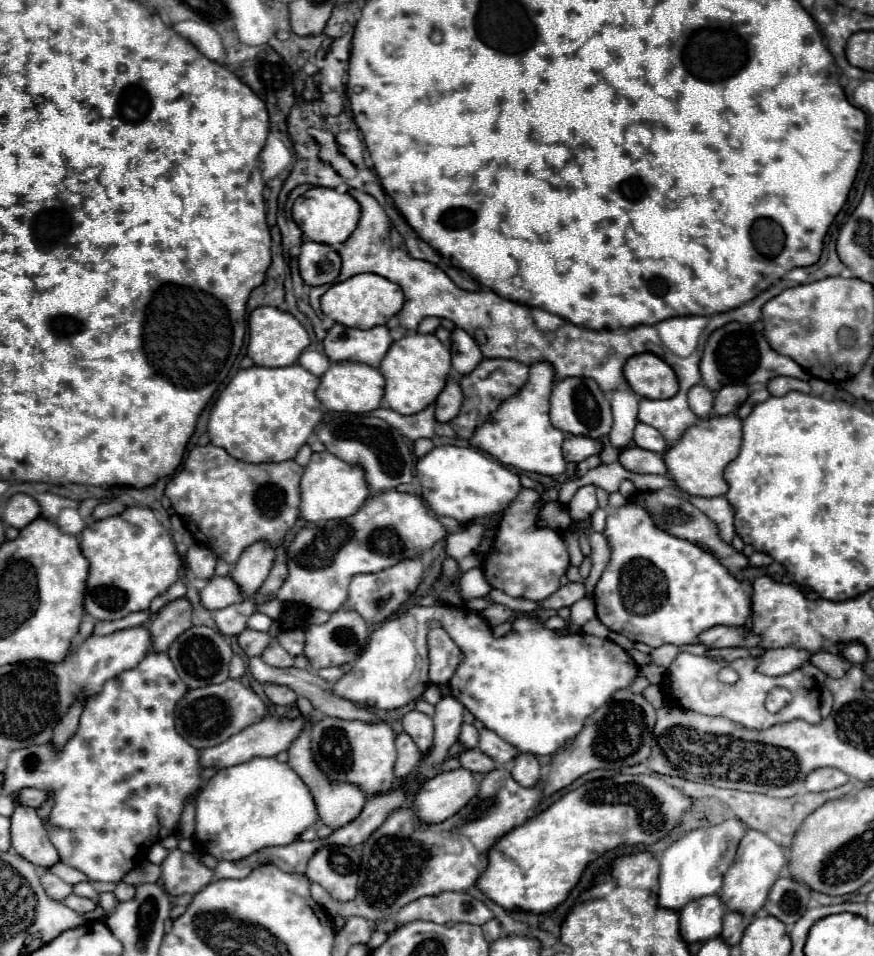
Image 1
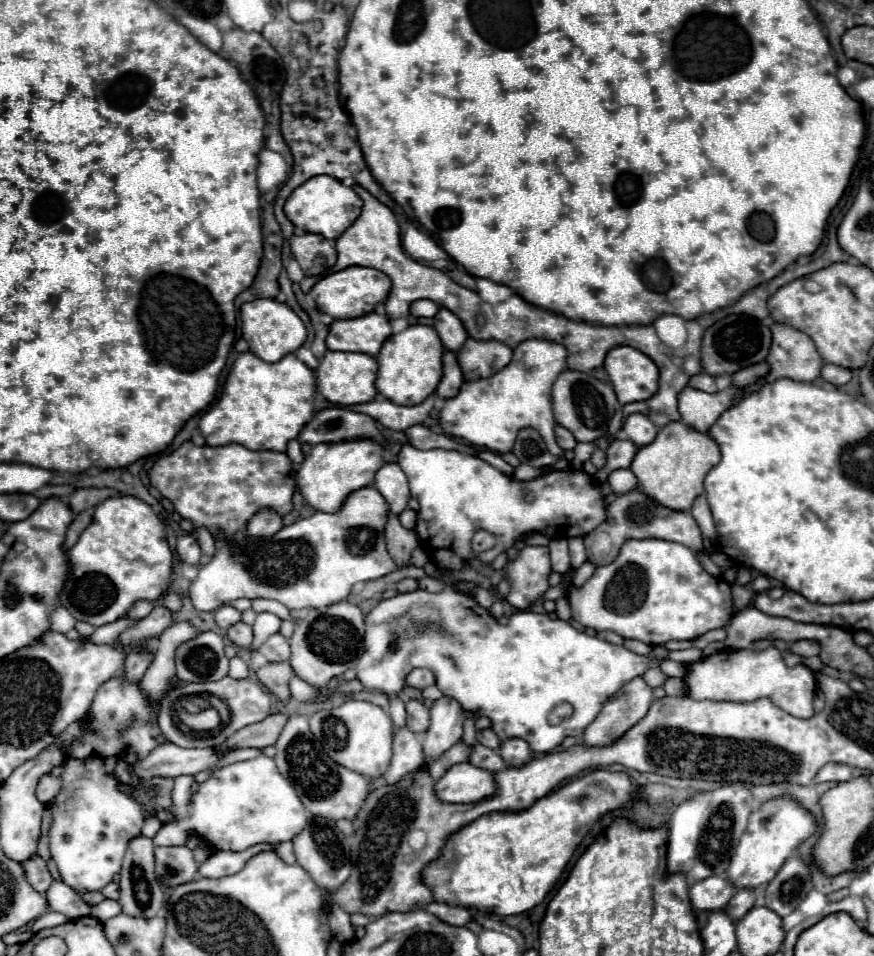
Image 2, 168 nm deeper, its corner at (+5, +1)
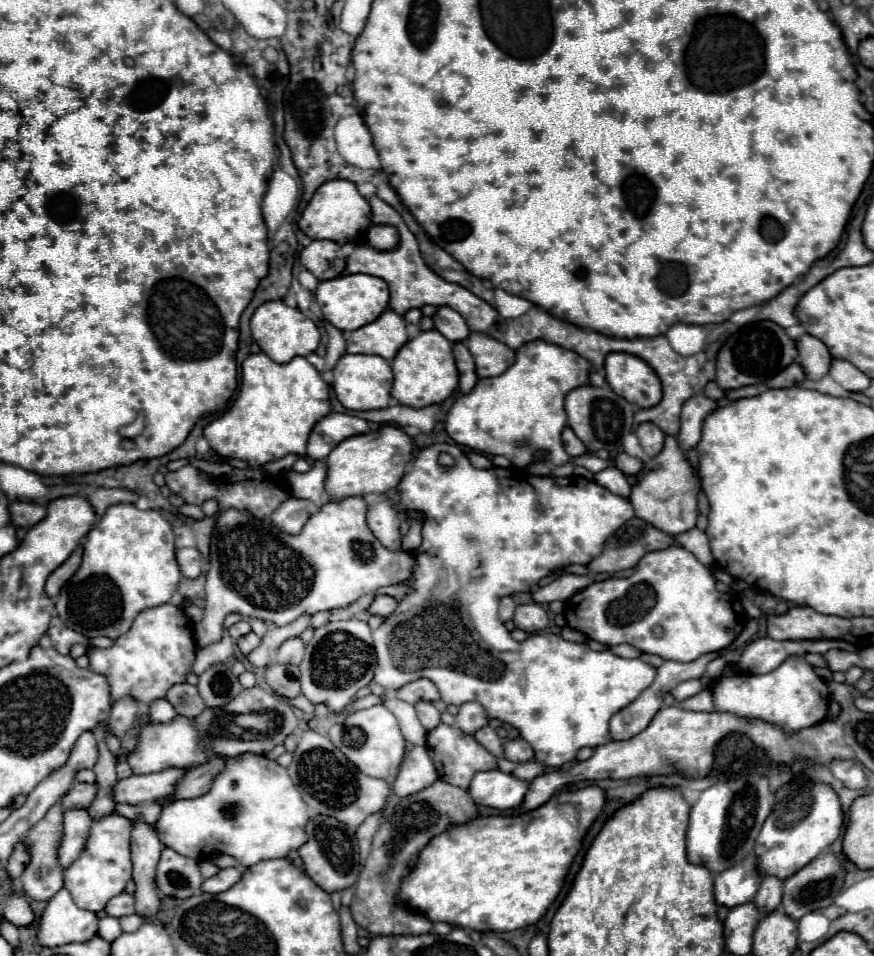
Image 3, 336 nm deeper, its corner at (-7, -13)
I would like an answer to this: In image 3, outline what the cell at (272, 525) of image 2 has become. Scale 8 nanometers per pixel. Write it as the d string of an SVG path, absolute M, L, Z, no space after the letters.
M290 498L274 514L270 516L270 522L284 534L296 536L300 534L302 526L310 518L310 512L314 512L314 504L310 500L300 500L300 498Z

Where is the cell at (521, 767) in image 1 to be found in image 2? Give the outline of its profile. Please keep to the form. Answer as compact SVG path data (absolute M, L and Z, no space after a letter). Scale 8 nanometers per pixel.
M510 738L502 742L498 754L506 760L508 766L522 766L530 760L530 746L522 738Z

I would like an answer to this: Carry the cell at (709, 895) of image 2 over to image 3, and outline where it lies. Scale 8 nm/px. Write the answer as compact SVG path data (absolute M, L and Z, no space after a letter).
M750 856L742 866L734 866L734 870L726 870L726 874L718 874L718 878L714 878L716 904L726 908L746 904L754 898L758 886L760 874L756 870L756 858Z

